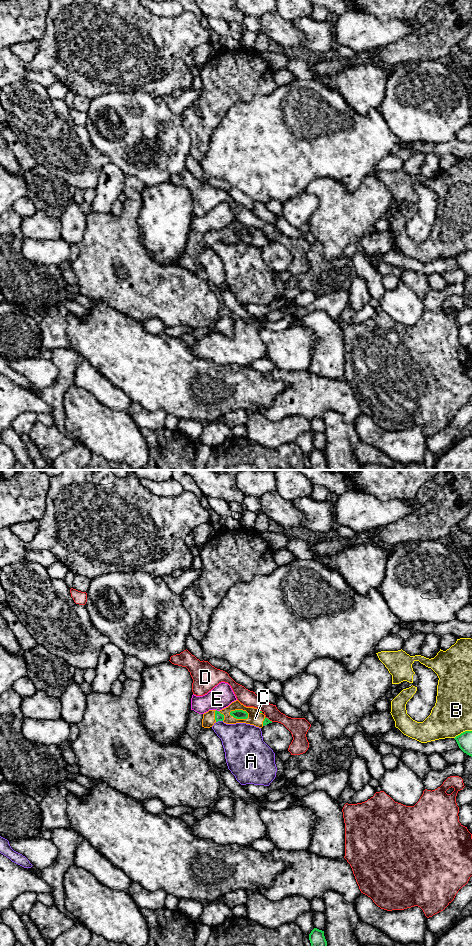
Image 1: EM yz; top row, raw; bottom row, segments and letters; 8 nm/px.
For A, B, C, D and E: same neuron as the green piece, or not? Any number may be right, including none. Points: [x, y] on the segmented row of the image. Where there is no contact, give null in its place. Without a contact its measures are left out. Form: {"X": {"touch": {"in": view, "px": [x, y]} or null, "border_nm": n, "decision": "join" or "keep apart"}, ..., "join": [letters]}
{"A": {"touch": {"in": "yz", "px": [219, 720]}, "border_nm": 60, "decision": "keep apart"}, "B": {"touch": {"in": "yz", "px": [463, 732]}, "border_nm": 160, "decision": "keep apart"}, "C": {"touch": {"in": "yz", "px": [238, 718]}, "border_nm": 170, "decision": "join"}, "D": {"touch": {"in": "yz", "px": [268, 719]}, "border_nm": 80, "decision": "keep apart"}, "E": {"touch": {"in": "yz", "px": [216, 710]}, "border_nm": 30, "decision": "keep apart"}, "join": ["C"]}

